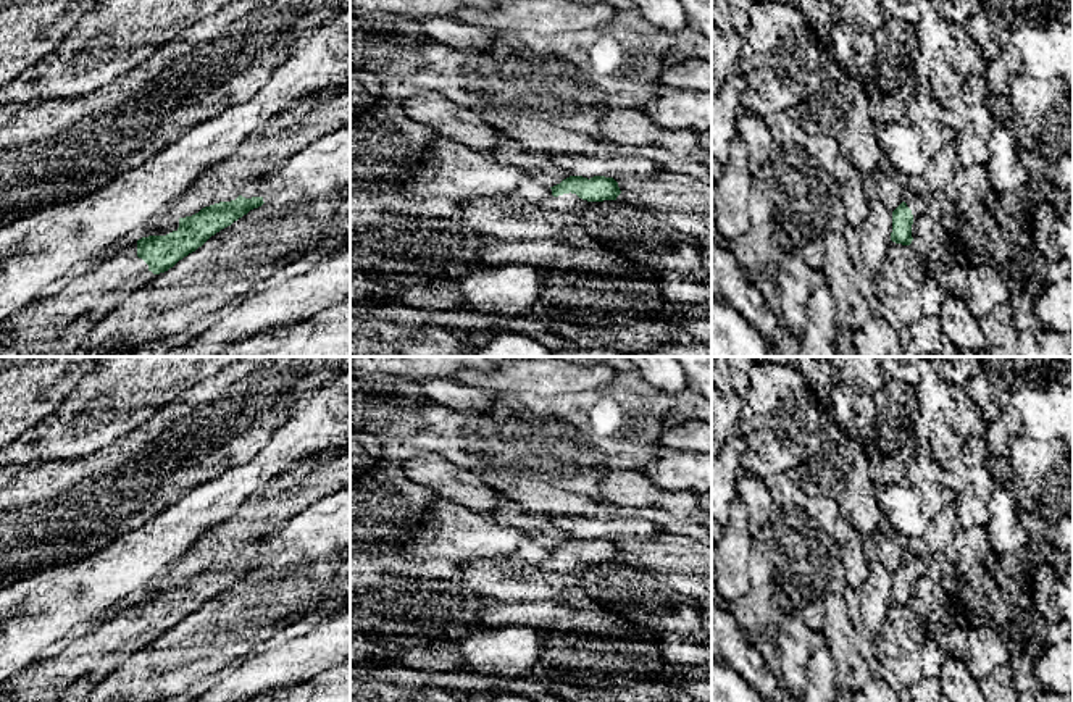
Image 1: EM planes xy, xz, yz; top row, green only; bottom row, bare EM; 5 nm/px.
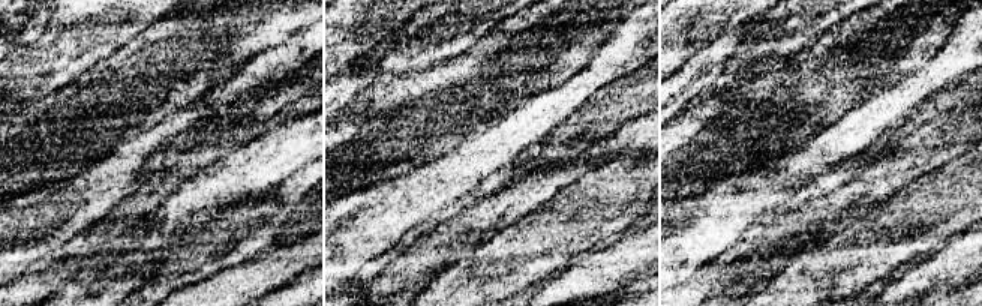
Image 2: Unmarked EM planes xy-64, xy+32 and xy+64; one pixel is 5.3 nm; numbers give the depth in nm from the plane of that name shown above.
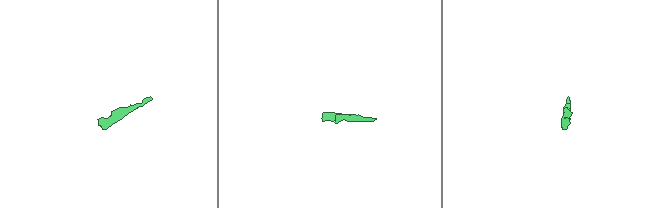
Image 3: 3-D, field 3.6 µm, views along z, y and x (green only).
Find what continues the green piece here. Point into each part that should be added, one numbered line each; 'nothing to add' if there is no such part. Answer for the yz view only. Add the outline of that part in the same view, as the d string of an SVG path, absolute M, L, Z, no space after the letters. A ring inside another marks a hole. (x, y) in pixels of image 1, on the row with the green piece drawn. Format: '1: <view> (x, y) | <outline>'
1: yz (918, 204) | M912 194L910 197L904 198L904 202L912 210L913 221L928 213L929 197L926 197L925 194Z

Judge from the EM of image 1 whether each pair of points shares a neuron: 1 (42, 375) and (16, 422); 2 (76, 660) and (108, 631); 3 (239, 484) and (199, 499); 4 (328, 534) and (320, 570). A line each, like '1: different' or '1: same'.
1: same
2: same
3: same
4: different

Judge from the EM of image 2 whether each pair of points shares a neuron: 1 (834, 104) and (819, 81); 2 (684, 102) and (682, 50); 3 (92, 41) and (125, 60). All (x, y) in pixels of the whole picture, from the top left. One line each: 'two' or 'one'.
1: two
2: two
3: two

